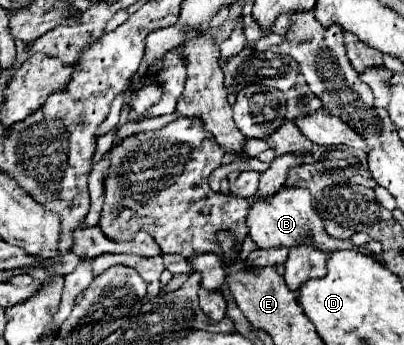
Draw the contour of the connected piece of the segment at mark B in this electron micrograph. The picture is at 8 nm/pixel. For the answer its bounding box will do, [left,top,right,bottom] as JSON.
[247,188,381,260]

